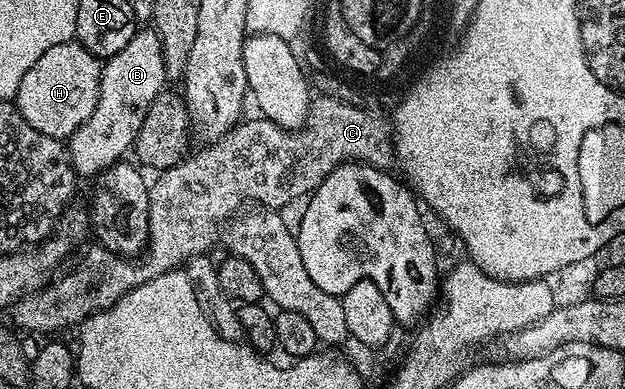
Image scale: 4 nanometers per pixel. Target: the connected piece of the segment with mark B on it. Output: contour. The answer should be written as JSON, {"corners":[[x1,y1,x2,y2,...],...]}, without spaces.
{"corners":[[139,28,128,47,105,58,96,107,92,115,88,115,86,122,68,138,68,152,75,174,82,176,83,173,84,176,93,178,131,152,140,131,140,123,144,123,148,107,152,107,158,94,163,92,162,83,166,83,167,79,160,39,153,28]]}

